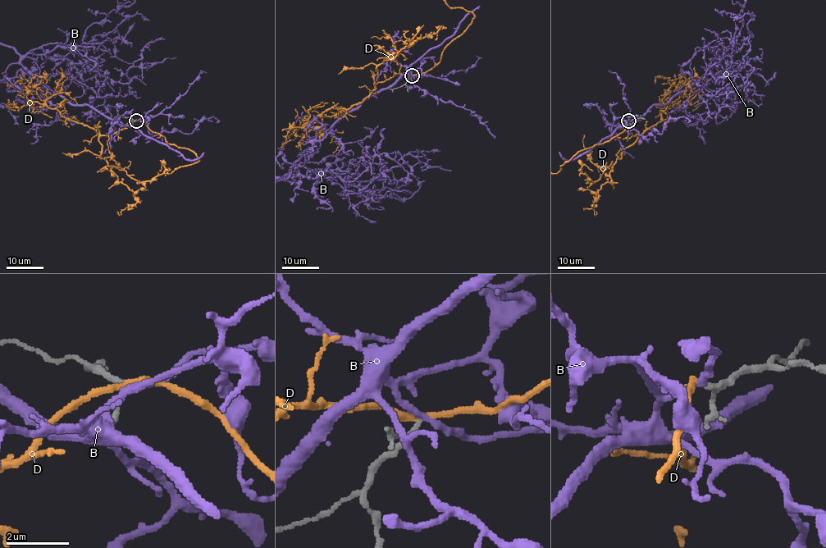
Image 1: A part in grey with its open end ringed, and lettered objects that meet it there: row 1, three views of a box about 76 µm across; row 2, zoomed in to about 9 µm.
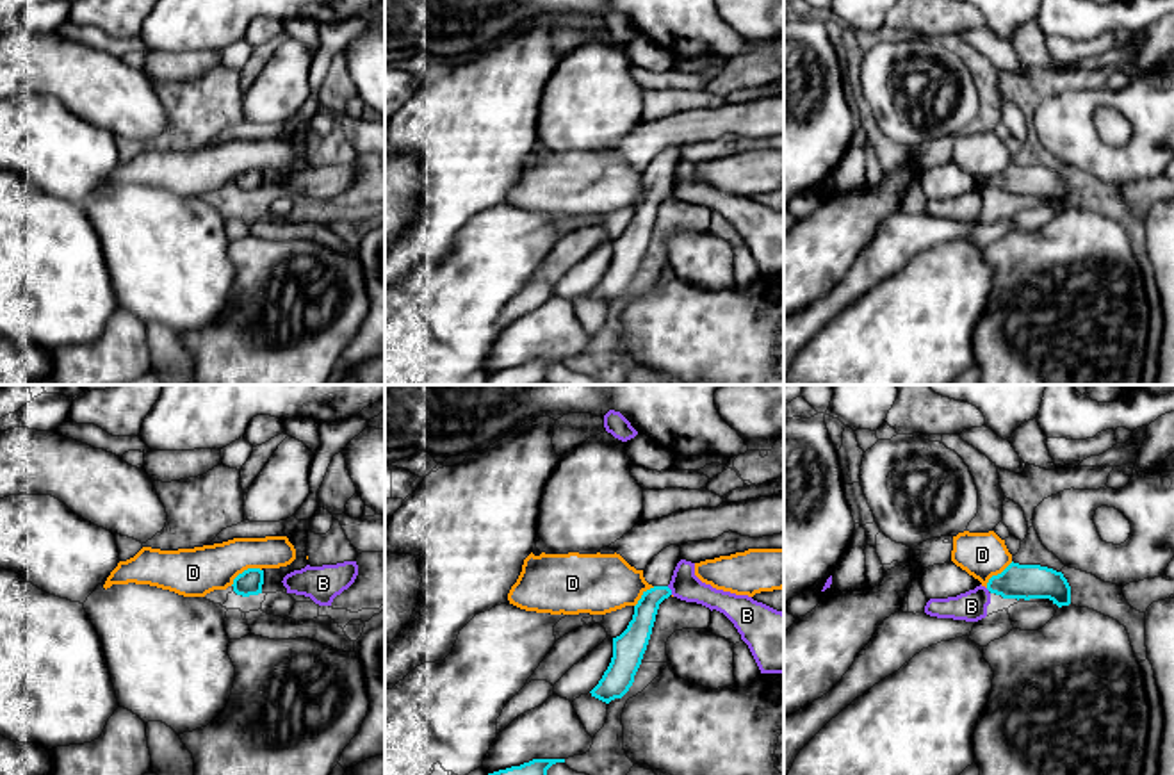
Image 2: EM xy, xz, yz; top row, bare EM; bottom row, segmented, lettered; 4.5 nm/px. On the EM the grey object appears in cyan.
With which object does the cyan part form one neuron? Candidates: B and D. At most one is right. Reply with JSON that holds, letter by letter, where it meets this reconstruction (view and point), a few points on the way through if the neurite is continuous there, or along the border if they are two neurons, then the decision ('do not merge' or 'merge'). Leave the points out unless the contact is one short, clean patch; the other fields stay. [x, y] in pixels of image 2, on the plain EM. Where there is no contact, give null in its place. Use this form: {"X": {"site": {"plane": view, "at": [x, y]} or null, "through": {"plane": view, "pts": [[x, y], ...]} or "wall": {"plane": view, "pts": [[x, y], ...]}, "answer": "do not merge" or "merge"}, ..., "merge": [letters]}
{"B": {"site": {"plane": "xz", "at": [670, 191]}, "wall": {"plane": "xz", "pts": [[667, 187], [672, 195]]}, "answer": "do not merge"}, "D": {"site": {"plane": "xy", "at": [244, 171]}, "wall": {"plane": "xy", "pts": [[260, 170], [244, 170], [230, 186]]}, "answer": "do not merge"}, "merge": []}

